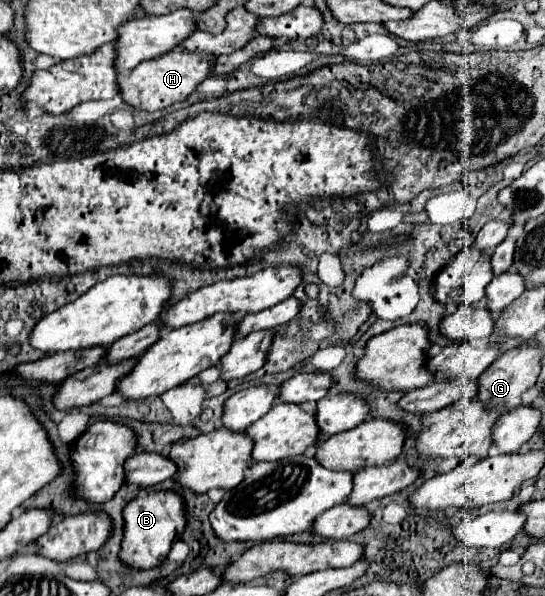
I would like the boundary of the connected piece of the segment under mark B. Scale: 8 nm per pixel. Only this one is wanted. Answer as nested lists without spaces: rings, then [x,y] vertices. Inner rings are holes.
[[[149,492],[131,500],[123,510],[123,542],[119,558],[127,562],[127,566],[135,566],[137,570],[151,570],[161,566],[167,558],[173,540],[177,538],[177,526],[181,524],[181,532],[185,528],[185,508],[183,500],[175,492]]]

